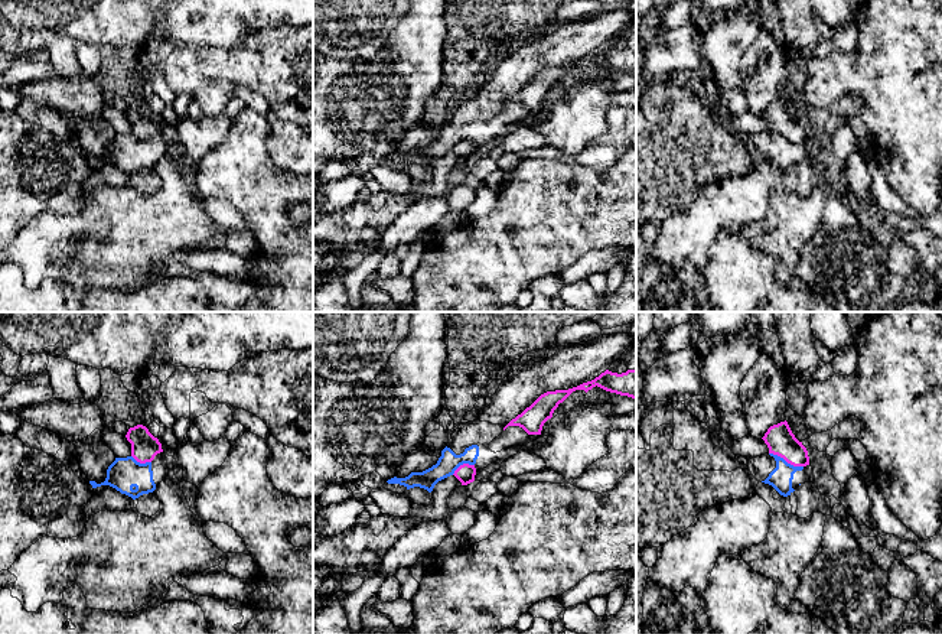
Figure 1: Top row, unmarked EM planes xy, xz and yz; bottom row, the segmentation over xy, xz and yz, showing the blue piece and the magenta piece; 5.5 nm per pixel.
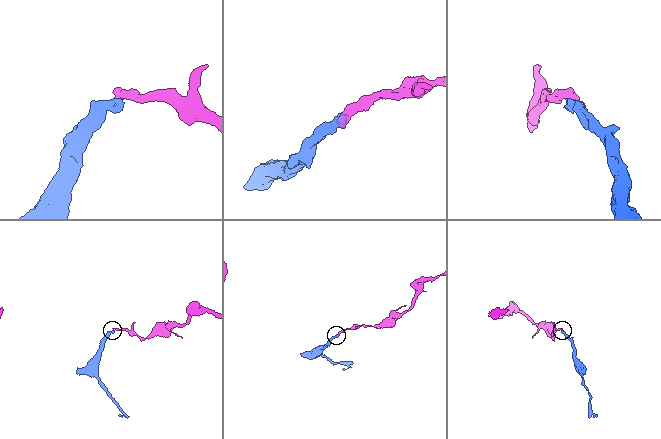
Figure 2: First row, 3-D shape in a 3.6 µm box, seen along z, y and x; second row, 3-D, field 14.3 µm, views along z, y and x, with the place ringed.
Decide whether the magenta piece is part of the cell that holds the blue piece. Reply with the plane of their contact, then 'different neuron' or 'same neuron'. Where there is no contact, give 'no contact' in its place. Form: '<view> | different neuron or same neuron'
yz | different neuron

